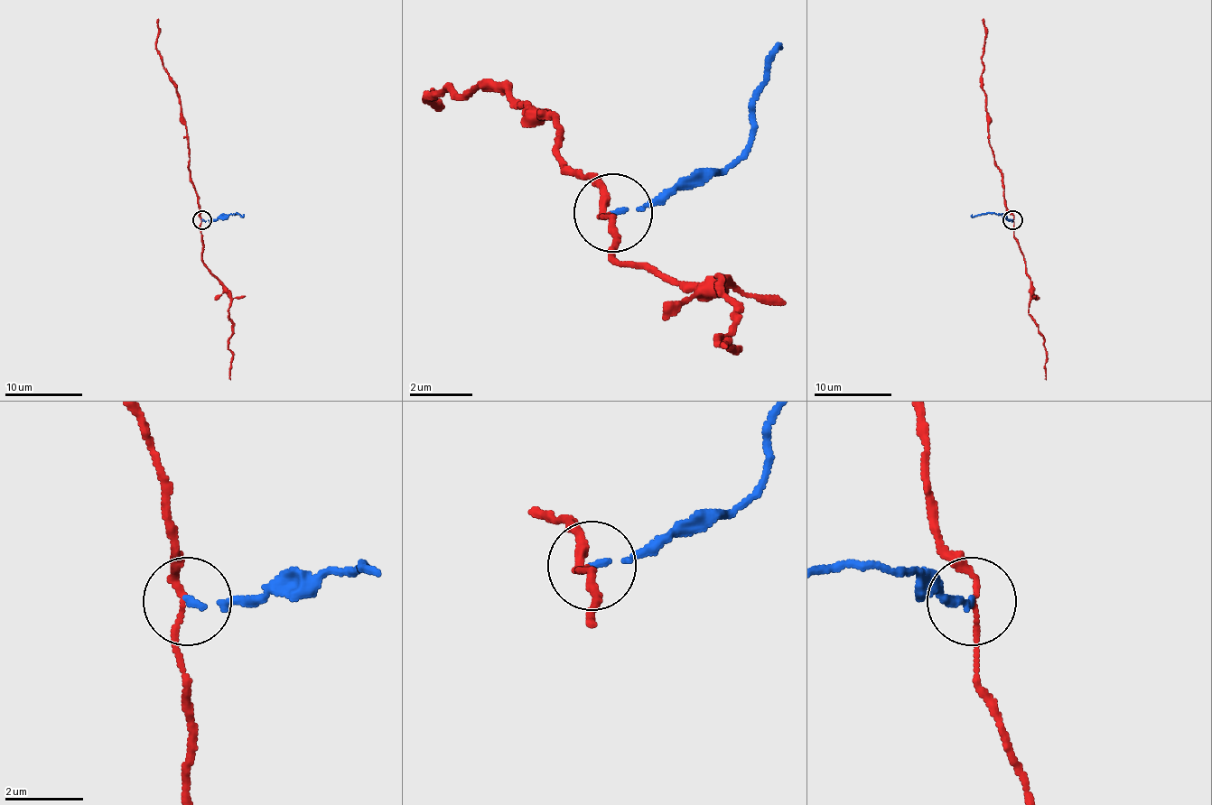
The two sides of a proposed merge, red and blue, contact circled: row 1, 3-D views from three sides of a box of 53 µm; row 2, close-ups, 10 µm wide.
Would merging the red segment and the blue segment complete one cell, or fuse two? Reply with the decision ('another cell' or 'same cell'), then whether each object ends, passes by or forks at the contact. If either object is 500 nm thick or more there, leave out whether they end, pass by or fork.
another cell; red passes by; blue ends there

